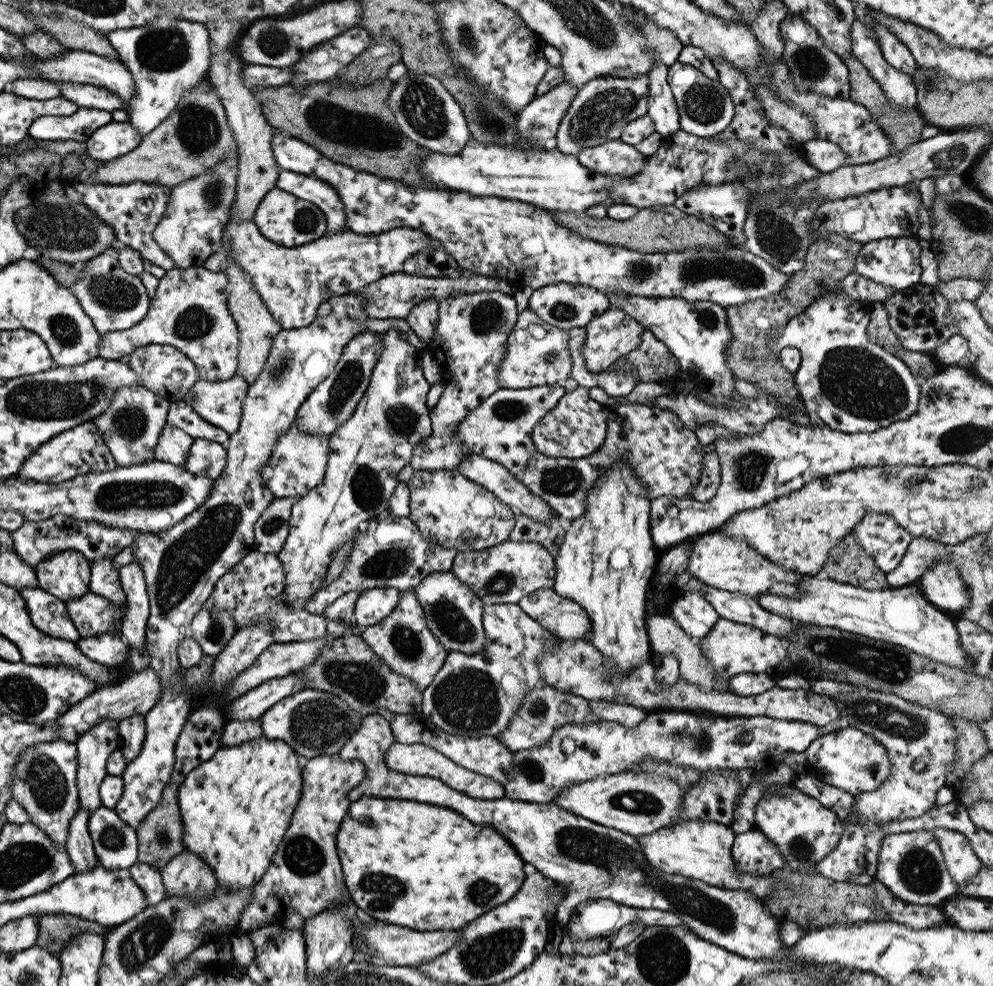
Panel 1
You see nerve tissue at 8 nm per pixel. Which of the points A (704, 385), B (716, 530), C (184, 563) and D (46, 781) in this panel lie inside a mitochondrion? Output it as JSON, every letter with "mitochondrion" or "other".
{"A":"other","B":"other","C":"mitochondrion","D":"mitochondrion"}

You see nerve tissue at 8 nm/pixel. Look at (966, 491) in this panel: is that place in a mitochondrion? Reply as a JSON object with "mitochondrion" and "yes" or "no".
{"mitochondrion":"no"}

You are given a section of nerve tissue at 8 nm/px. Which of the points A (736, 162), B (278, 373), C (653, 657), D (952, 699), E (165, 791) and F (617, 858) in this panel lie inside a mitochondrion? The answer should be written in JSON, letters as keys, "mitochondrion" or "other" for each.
{"A":"mitochondrion","B":"mitochondrion","C":"other","D":"other","E":"other","F":"mitochondrion"}

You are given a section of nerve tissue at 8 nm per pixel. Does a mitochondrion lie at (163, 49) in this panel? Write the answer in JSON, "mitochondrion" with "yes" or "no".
{"mitochondrion":"yes"}

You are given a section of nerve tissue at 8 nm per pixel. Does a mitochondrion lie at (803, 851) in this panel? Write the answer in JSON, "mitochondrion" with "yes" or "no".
{"mitochondrion":"yes"}

